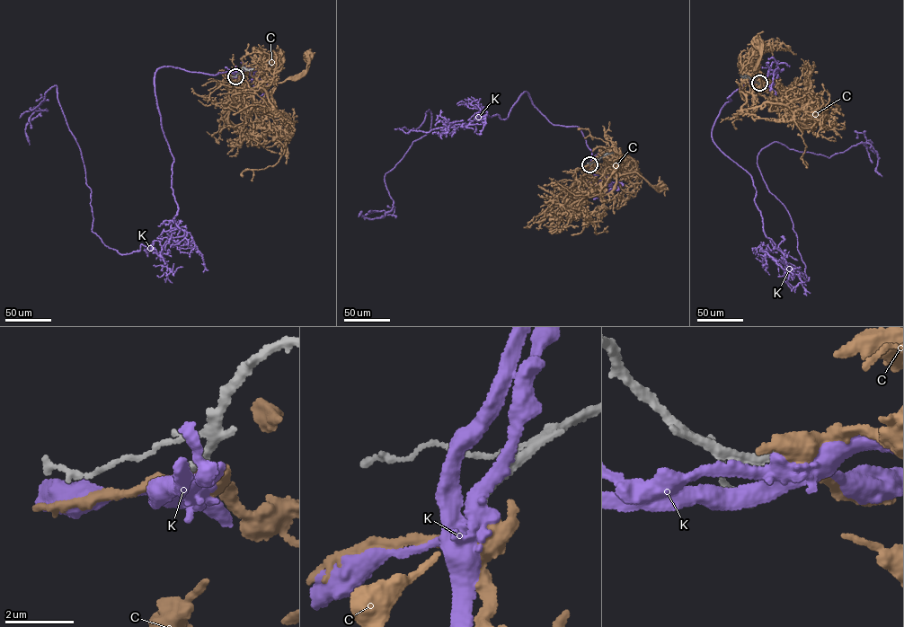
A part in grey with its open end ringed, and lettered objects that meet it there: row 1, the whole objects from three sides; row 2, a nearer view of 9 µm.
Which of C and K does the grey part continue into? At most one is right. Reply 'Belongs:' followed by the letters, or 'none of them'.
Belongs: C

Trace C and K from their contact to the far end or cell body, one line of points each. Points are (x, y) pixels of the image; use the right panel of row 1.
C: (759, 83), (771, 81), (779, 83), (773, 85), (754, 70), (761, 56), (756, 41)
K: (758, 83), (729, 95), (712, 137), (751, 177), (793, 274), (809, 278), (758, 153), (868, 143), (882, 176)

